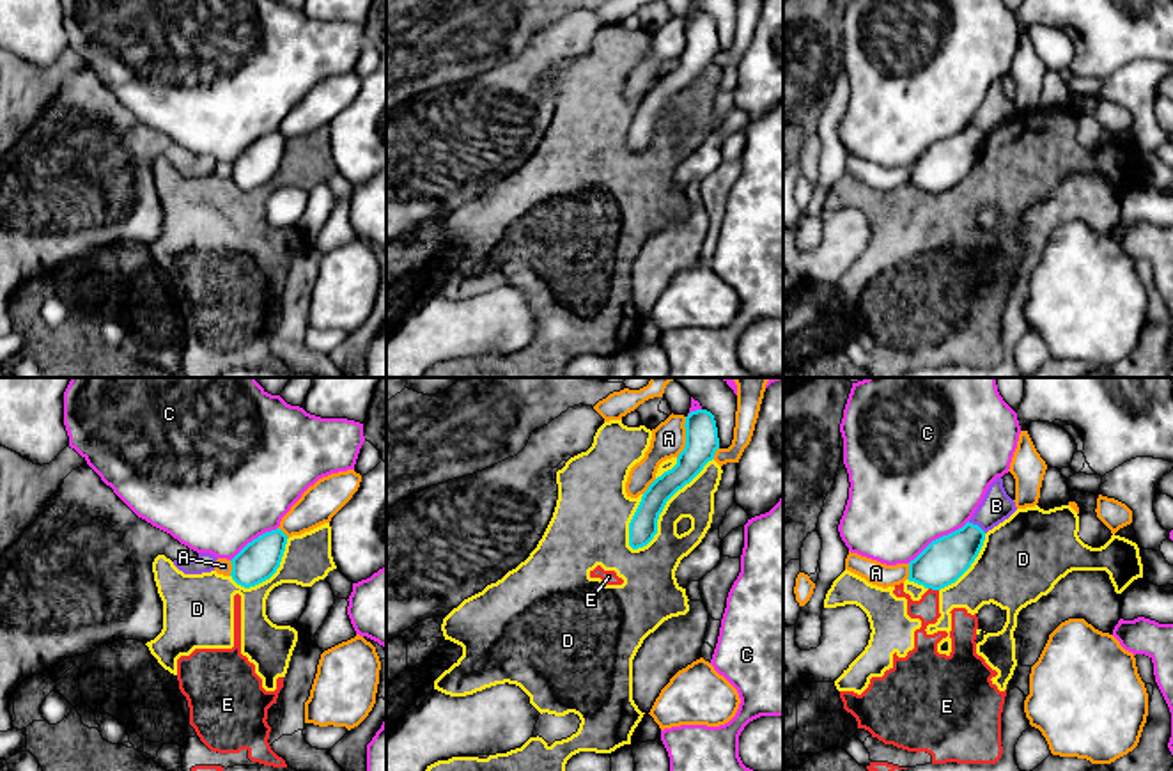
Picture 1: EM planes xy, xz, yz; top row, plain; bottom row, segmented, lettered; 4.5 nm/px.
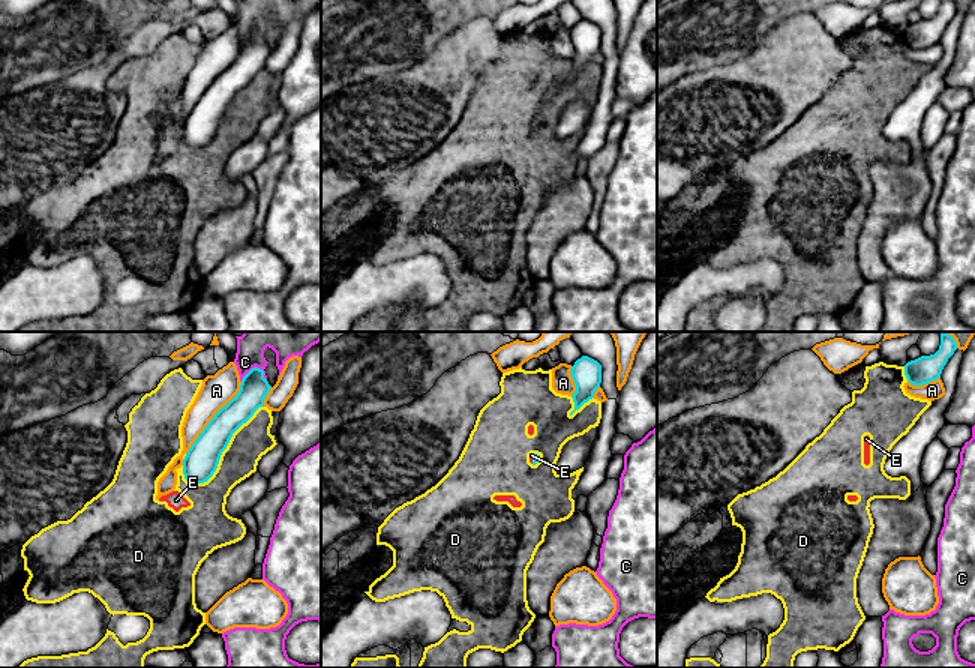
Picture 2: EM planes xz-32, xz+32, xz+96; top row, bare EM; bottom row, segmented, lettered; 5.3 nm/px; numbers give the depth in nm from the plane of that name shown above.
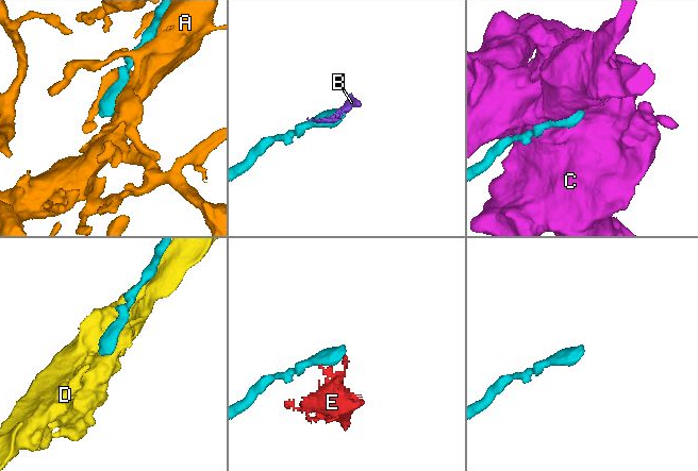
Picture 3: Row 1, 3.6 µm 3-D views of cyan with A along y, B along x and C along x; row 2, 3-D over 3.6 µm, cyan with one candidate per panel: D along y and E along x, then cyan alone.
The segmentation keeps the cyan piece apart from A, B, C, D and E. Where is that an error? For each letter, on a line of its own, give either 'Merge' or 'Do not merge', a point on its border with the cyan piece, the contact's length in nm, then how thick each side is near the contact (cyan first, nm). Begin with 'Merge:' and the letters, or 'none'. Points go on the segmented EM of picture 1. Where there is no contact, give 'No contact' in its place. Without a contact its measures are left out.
Merge: none
A: Do not merge. Touches cyan at xz (686, 438). Shared border 200 nm. Thickness 150 nm (cyan) against 160 nm
B: Do not merge. Touches cyan at yz (977, 525). Shared border 100 nm. Thickness 200 nm (cyan) against 140 nm
C: Do not merge. Touches cyan at yz (939, 537). Shared border 340 nm. Thickness 200 nm (cyan) against 500 nm
D: Do not merge. Touches cyan at xz (663, 507). Shared border 550 nm. Thickness 130 nm (cyan) against 220 nm
E: Do not merge. Touches cyan at yz (934, 589). Shared border 50 nm. Thickness 200 nm (cyan) against 120 nm

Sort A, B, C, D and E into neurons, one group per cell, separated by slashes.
A / B C / D E

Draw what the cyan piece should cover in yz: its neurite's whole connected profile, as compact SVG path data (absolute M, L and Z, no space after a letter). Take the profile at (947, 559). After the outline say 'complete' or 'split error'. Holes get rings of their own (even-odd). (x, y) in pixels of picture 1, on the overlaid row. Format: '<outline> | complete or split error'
M973 523L932 541L909 562L909 581L941 590L955 583L975 562L985 541L985 532Z | complete

